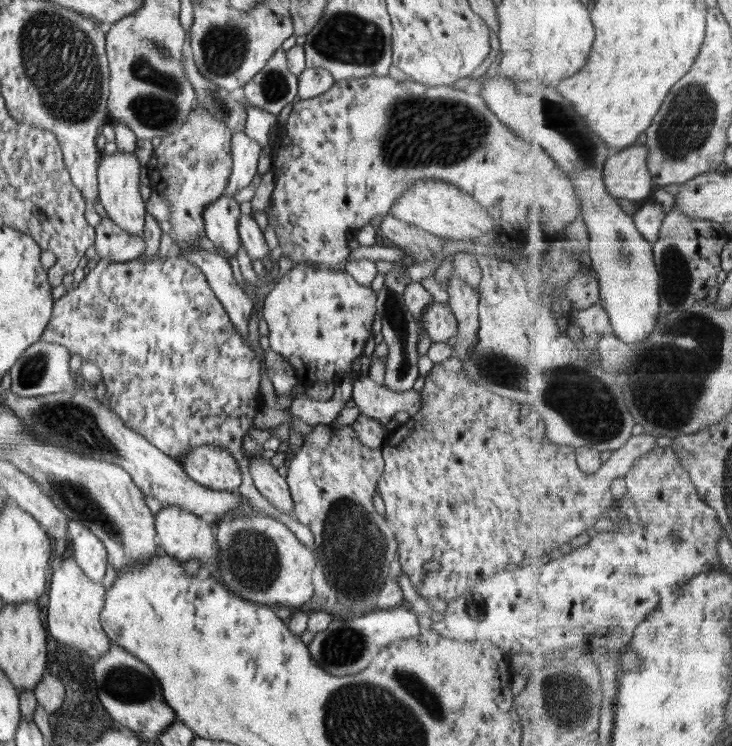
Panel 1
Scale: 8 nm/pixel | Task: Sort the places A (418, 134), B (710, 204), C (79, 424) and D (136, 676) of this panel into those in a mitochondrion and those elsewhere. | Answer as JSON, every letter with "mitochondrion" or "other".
{"A":"mitochondrion","B":"other","C":"mitochondrion","D":"mitochondrion"}

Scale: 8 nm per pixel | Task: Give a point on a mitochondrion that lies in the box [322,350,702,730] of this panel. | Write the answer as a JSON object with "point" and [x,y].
{"point":[575,398]}

